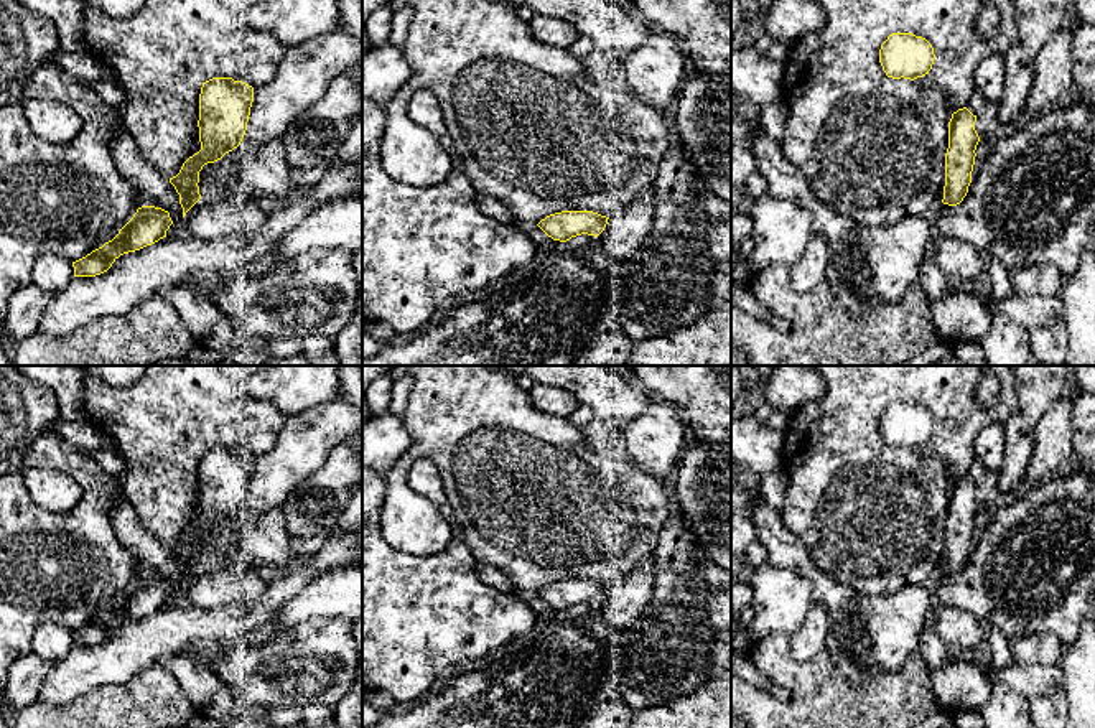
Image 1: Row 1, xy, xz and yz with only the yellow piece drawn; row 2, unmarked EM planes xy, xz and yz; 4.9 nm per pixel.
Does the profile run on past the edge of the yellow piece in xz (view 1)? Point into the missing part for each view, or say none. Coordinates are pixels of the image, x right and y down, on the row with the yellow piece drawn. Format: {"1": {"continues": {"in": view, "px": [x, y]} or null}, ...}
{"1": {"continues": null}}

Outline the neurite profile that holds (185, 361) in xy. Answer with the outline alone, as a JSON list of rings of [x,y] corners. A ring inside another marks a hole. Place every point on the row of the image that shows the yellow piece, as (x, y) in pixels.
[[[188,356],[183,359],[166,359],[166,361],[158,361],[155,364],[150,366],[239,366],[235,362],[231,362],[227,359],[221,361],[221,362],[203,362],[203,361],[193,361]]]

